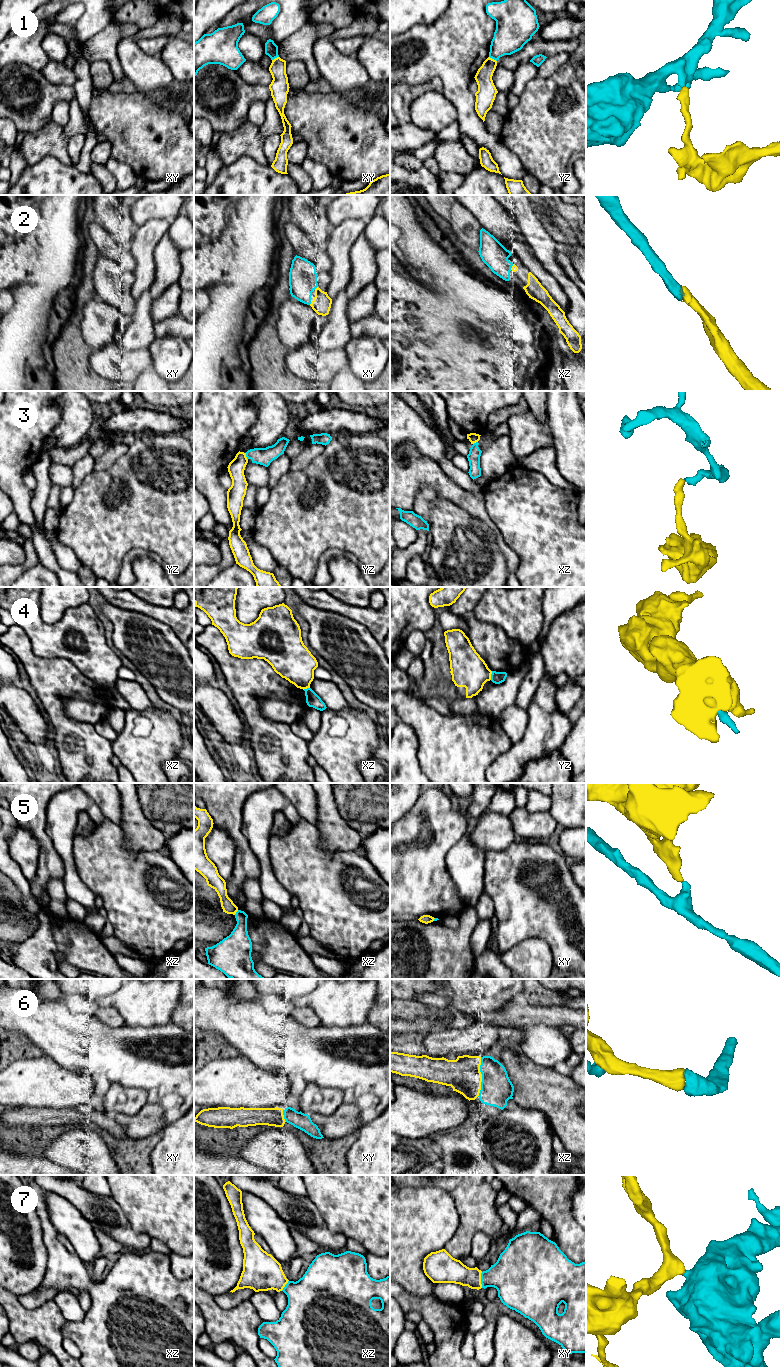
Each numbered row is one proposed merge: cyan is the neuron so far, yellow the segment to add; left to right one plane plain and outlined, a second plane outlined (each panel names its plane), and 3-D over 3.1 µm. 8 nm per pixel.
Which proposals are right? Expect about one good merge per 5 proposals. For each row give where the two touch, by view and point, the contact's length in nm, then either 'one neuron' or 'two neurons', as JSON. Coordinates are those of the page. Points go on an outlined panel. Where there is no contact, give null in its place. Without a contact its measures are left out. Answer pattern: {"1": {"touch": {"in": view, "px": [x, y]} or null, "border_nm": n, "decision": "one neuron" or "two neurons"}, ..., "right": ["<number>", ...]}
{"1": {"touch": {"in": "yz", "px": [493, 58]}, "border_nm": 80, "decision": "two neurons"}, "2": {"touch": {"in": "xy", "px": [315, 288]}, "border_nm": 40, "decision": "one neuron"}, "3": {"touch": {"in": "yz", "px": [246, 456]}, "border_nm": 60, "decision": "two neurons"}, "4": {"touch": {"in": "yz", "px": [491, 675]}, "border_nm": 70, "decision": "two neurons"}, "5": {"touch": {"in": "xz", "px": [236, 912]}, "border_nm": 50, "decision": "two neurons"}, "6": {"touch": {"in": "xz", "px": [482, 1077]}, "border_nm": 320, "decision": "one neuron"}, "7": {"touch": {"in": "xy", "px": [481, 1280]}, "border_nm": 130, "decision": "one neuron"}, "right": ["2", "6", "7"]}

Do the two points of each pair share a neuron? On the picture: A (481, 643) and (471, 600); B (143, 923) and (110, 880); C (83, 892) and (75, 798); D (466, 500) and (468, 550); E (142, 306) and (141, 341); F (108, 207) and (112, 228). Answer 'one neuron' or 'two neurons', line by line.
A: one neuron
B: one neuron
C: one neuron
D: two neurons
E: one neuron
F: one neuron

